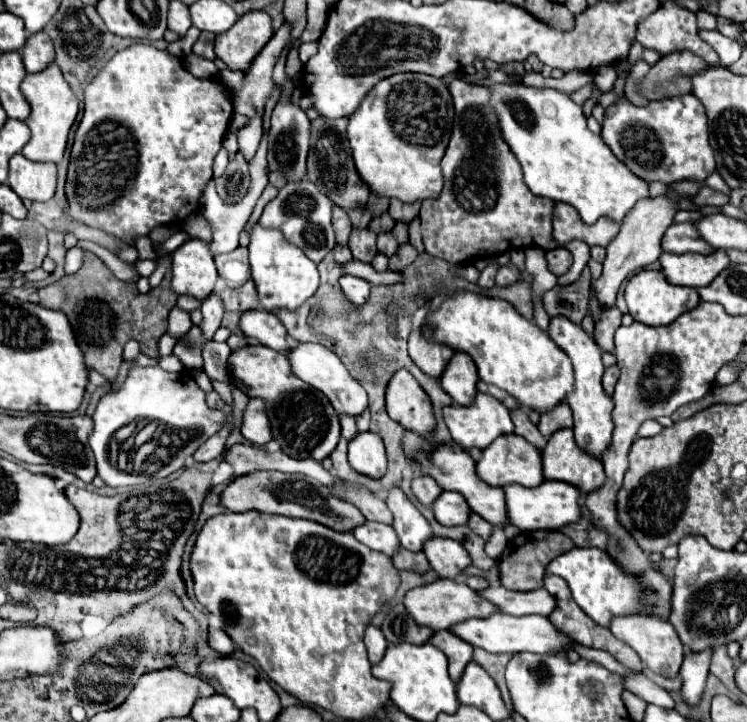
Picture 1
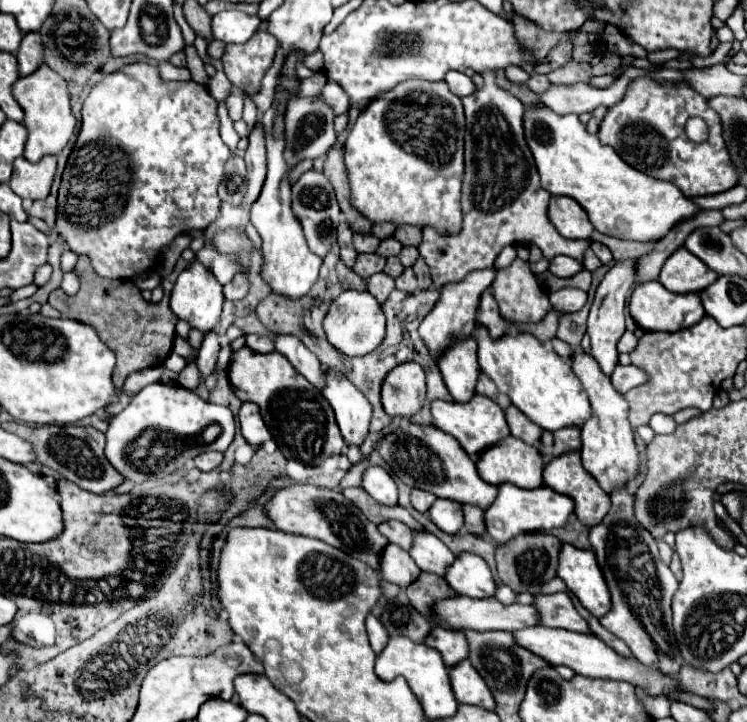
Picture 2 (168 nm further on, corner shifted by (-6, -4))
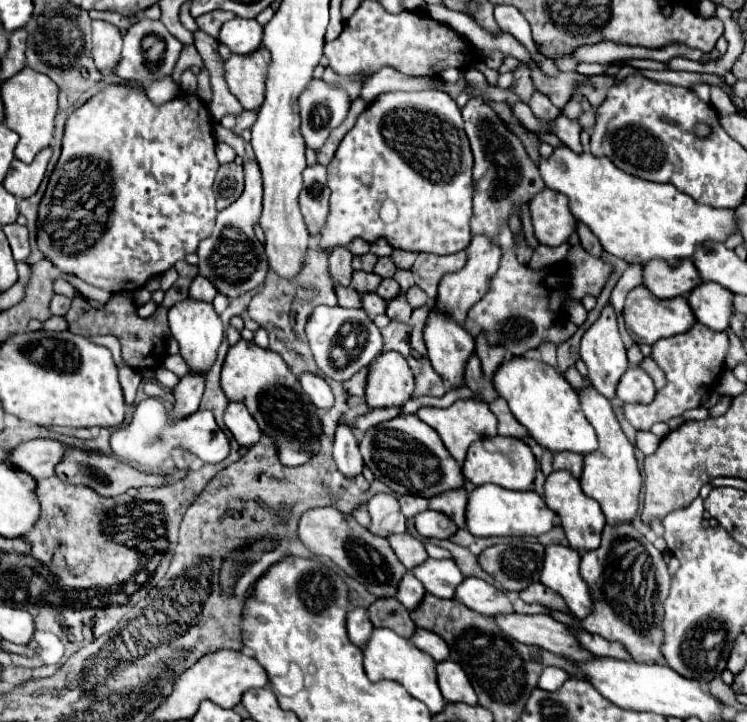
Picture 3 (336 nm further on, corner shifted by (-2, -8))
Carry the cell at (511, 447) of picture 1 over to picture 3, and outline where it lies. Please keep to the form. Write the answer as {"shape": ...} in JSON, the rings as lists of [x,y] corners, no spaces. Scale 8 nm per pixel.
{"shape":[[[495,435],[491,439],[475,441],[469,447],[467,459],[463,463],[463,475],[475,487],[485,485],[485,483],[495,483],[495,485],[501,485],[505,489],[525,491],[525,489],[529,489],[533,485],[535,471],[537,471],[537,461],[535,461],[535,455],[531,453],[529,445],[525,441],[521,441],[521,439],[501,437],[501,435]]]}

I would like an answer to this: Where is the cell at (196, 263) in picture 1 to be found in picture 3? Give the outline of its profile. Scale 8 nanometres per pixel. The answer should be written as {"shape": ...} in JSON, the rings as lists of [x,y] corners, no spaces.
{"shape":[[[191,297],[183,299],[183,301],[175,303],[175,307],[171,307],[169,327],[171,327],[171,335],[177,339],[177,343],[181,347],[181,357],[187,361],[191,371],[197,371],[197,373],[209,371],[211,363],[215,361],[219,343],[223,339],[223,325],[221,325],[221,319],[215,313],[213,305],[191,299]]]}

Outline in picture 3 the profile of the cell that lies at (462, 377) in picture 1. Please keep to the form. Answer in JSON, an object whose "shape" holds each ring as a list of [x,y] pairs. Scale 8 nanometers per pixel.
{"shape":[[[435,307],[427,319],[423,337],[433,369],[441,375],[443,381],[451,383],[453,389],[461,387],[465,361],[475,351],[473,337],[453,319],[437,313]]]}

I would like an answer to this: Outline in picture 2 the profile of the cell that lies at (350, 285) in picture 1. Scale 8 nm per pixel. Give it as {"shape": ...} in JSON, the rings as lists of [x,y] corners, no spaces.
{"shape":[[[343,291],[337,299],[333,299],[325,319],[323,331],[327,341],[345,357],[363,357],[375,351],[385,339],[385,315],[377,299],[371,299],[371,293],[357,293],[357,291]]]}

